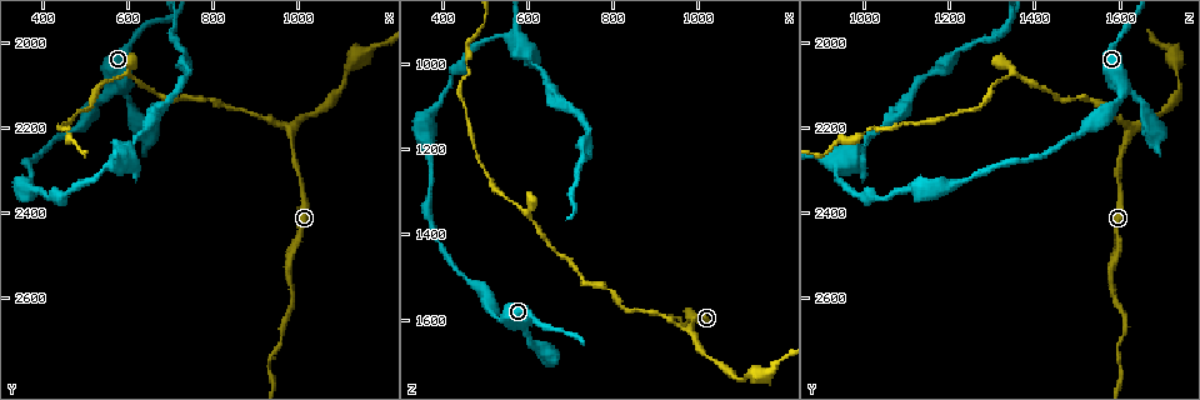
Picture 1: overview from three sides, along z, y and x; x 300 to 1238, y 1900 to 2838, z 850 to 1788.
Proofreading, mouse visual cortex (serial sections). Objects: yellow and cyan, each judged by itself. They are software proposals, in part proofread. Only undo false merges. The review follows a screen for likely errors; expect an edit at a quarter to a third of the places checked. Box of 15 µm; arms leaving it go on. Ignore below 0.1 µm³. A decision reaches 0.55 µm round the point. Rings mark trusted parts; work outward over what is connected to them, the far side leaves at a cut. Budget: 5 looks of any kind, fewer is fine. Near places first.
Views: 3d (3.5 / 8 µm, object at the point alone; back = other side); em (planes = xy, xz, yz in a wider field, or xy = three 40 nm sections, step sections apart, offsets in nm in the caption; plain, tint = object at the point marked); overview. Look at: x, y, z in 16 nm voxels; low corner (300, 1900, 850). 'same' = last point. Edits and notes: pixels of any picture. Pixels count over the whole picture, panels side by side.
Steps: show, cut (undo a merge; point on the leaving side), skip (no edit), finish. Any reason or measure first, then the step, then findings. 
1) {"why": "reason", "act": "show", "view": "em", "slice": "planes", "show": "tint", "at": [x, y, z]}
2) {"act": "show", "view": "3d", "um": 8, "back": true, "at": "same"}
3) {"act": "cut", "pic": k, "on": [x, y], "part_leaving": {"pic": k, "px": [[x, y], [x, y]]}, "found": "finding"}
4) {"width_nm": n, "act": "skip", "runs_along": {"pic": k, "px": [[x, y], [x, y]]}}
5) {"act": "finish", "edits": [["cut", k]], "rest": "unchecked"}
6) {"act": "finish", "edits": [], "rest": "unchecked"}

{"why": "arms part here", "act": "show", "view": "3d", "um": 8, "at": [985, 2210, 1620]}

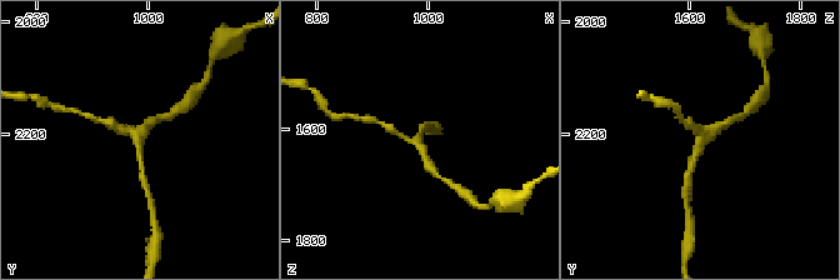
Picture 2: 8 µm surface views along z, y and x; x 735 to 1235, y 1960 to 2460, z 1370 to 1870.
{"why": "now the EM", "act": "show", "view": "em", "slice": "xy", "step": 2, "show": "tint", "at": [985, 2210, 1620]}

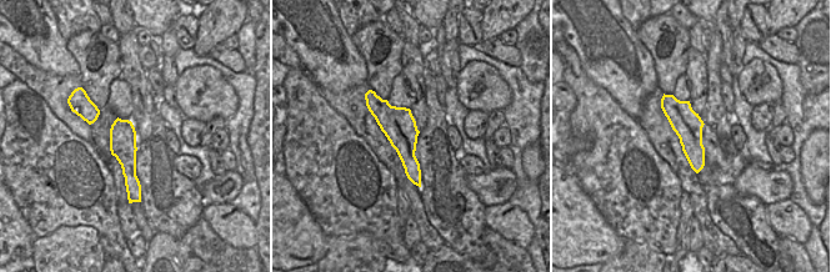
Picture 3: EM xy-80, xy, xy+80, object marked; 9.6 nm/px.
{"arm_widths_nm": [200, 200, 200], "act": "skip", "found": "all the same cell"}

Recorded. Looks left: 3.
{"why": "arms part here", "act": "show", "view": "3d", "um": 3.5, "at": [600, 2080, 1350]}

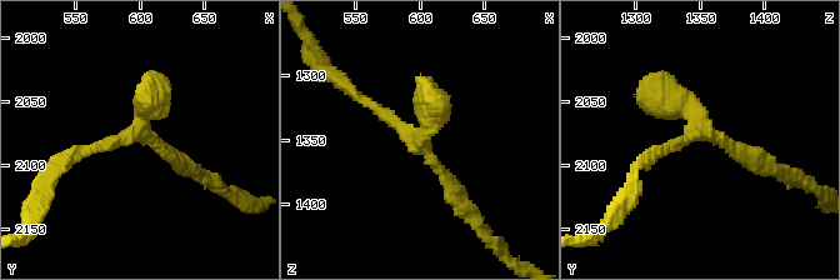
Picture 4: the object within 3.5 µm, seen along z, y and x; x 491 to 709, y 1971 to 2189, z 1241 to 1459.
{"act": "show", "view": "em", "slice": "xy", "step": 2, "show": "tint", "at": [600, 2078, 1356]}

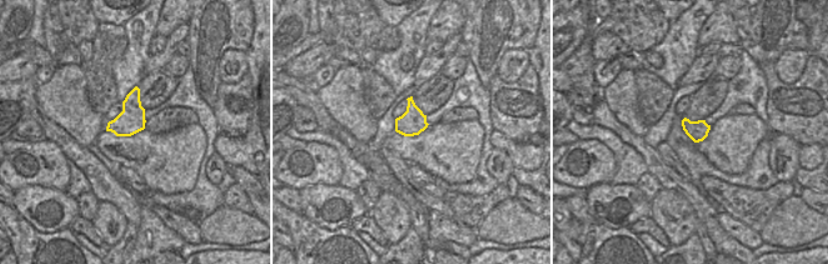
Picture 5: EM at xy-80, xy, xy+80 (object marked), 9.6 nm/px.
{"act": "skip", "runs_along": {"pic": 4, "px": [[464, 209], [429, 154], [356, 96]]}, "found": "one cell here"}

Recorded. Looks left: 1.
{"act": "finish", "edits": [], "rest": "unchecked"}

